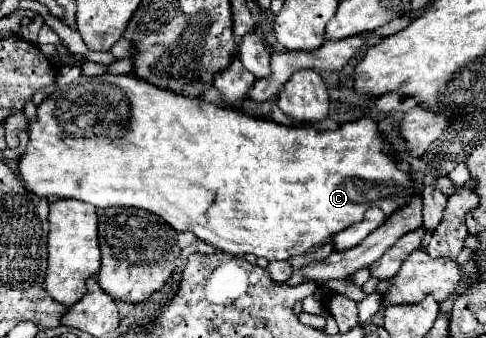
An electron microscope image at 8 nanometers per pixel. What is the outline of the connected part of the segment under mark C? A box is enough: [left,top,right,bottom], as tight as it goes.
[16,73,414,261]

